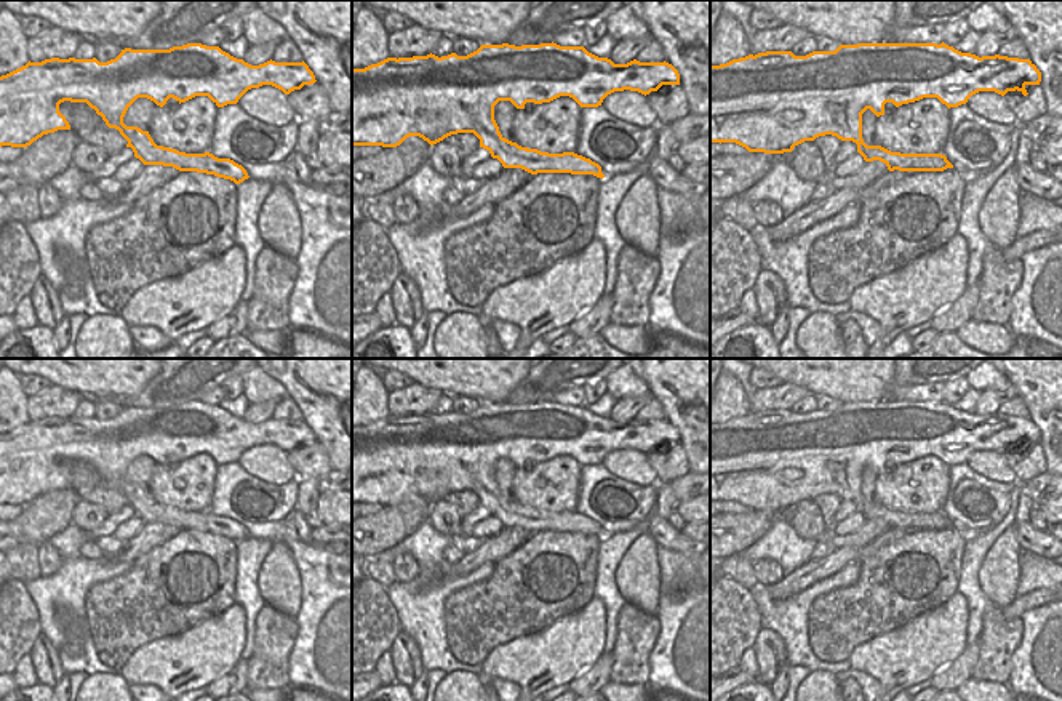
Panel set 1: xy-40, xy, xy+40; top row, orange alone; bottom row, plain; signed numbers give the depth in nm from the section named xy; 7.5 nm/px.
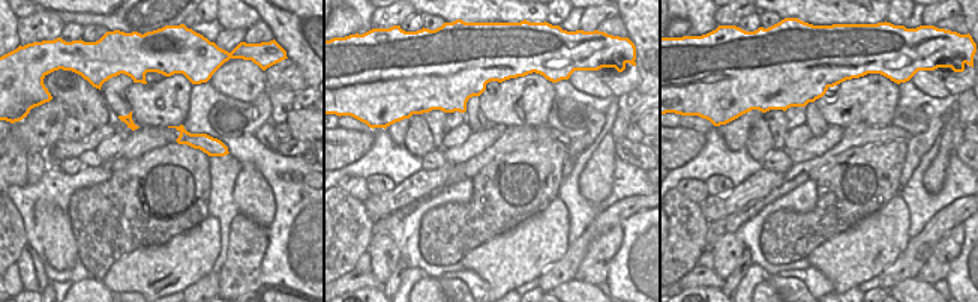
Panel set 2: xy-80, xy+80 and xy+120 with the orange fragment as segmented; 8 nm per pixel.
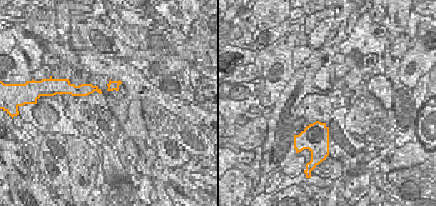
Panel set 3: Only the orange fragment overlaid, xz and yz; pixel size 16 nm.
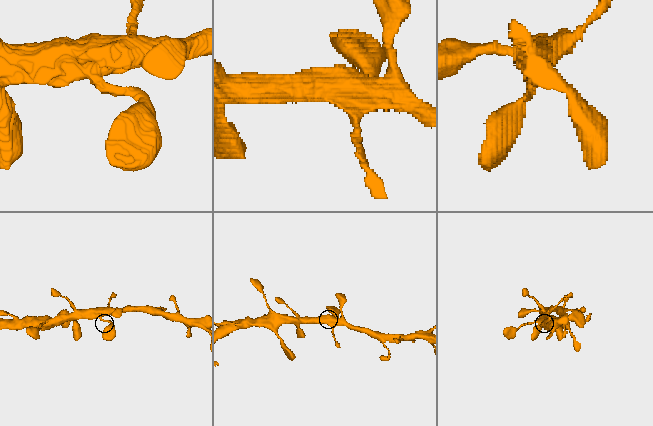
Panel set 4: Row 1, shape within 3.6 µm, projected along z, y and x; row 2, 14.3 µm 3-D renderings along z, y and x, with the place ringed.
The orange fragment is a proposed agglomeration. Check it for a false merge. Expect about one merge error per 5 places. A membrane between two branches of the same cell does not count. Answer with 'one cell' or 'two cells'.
one cell

